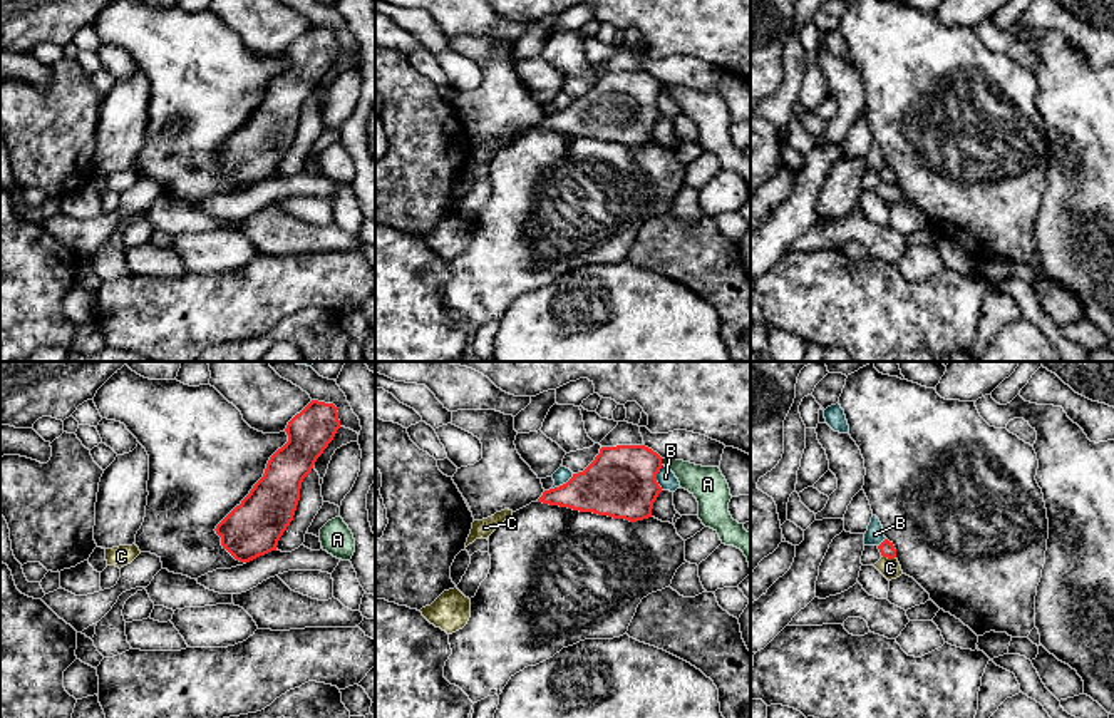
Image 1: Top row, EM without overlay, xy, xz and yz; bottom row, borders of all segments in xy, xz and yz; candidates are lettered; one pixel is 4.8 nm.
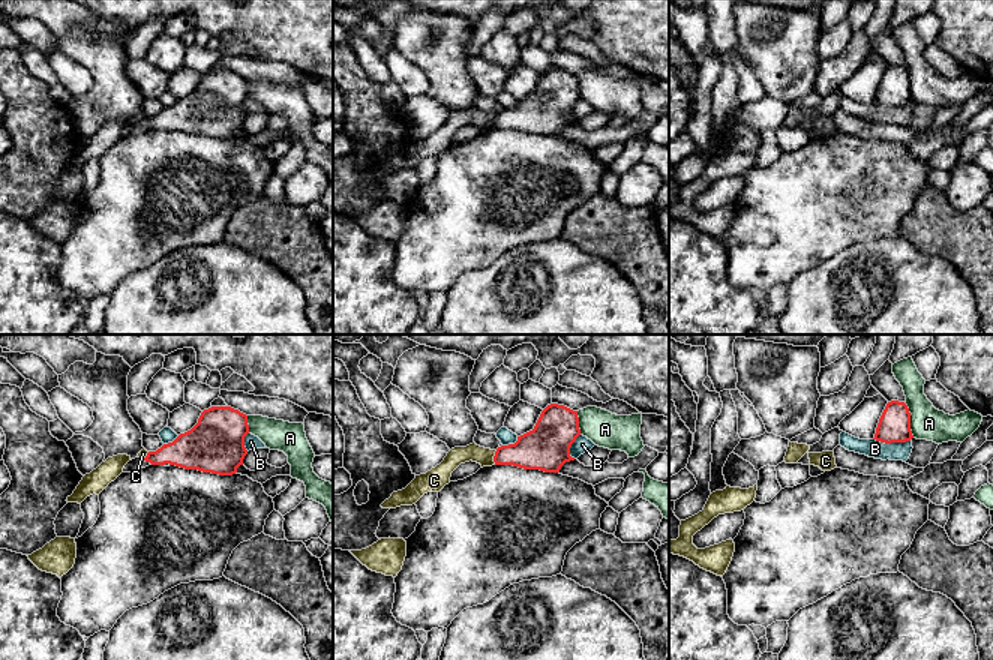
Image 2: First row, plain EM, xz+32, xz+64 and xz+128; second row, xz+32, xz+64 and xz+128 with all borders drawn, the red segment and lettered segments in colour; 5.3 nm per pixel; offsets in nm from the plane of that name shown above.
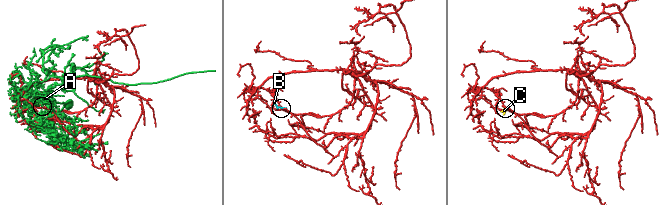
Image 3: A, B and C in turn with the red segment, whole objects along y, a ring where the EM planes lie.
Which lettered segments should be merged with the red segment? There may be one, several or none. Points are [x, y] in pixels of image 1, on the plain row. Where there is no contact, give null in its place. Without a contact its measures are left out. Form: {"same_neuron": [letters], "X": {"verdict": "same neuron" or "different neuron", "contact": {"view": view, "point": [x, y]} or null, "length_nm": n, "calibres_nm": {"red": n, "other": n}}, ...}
{"same_neuron": [], "A": {"verdict": "different neuron", "contact": {"view": "xz", "point": [660, 87]}, "length_nm": 30, "calibres_nm": {"red": 340, "other": 170}}, "B": {"verdict": "different neuron", "contact": {"view": "xz", "point": [655, 102]}, "length_nm": 120, "calibres_nm": {"red": 340, "other": 90}}, "C": {"verdict": "different neuron", "contact": {"view": "yz", "point": [888, 183]}, "length_nm": 70, "calibres_nm": {"red": 70, "other": 100}}}

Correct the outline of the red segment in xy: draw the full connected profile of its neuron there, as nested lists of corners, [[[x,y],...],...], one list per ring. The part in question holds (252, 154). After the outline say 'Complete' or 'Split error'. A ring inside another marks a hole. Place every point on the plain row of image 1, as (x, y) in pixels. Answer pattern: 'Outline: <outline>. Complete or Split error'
Outline: [[[312,25],[286,50],[288,67],[268,85],[263,102],[218,151],[221,171],[250,187],[276,176],[293,146],[303,104],[340,54],[333,28]]]. Complete

